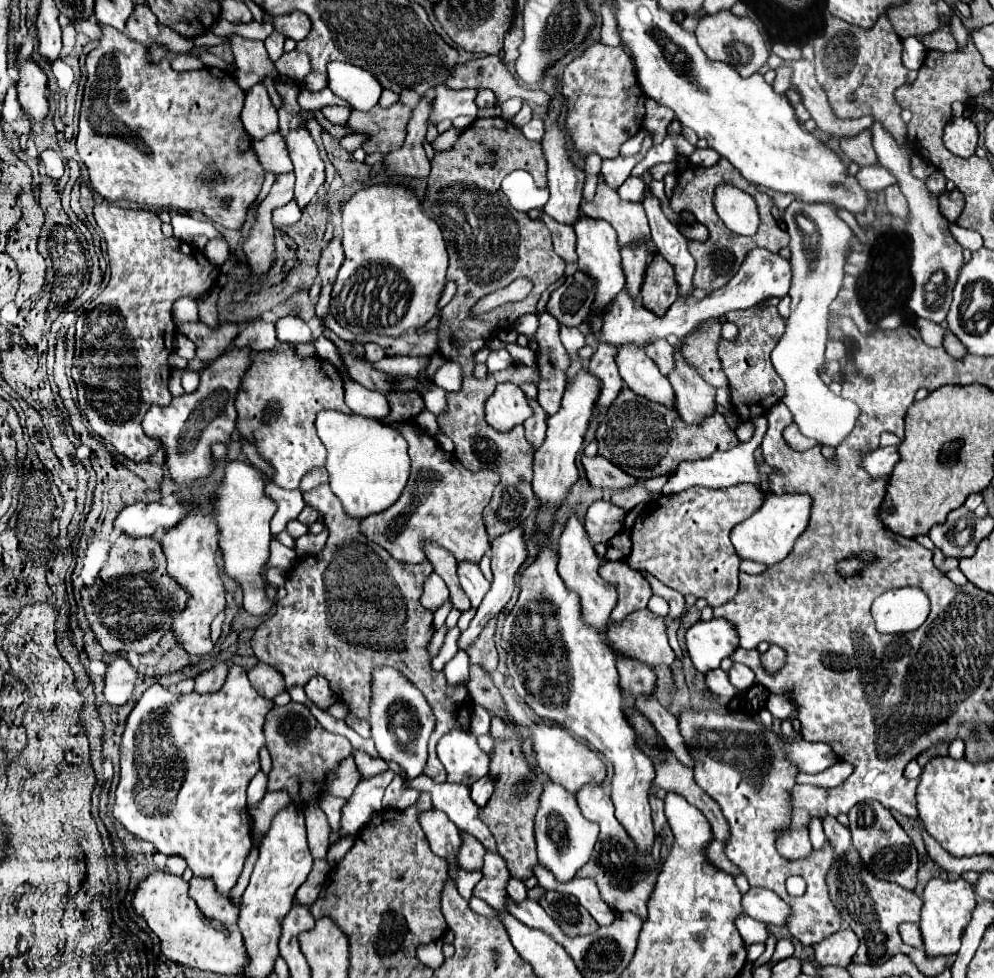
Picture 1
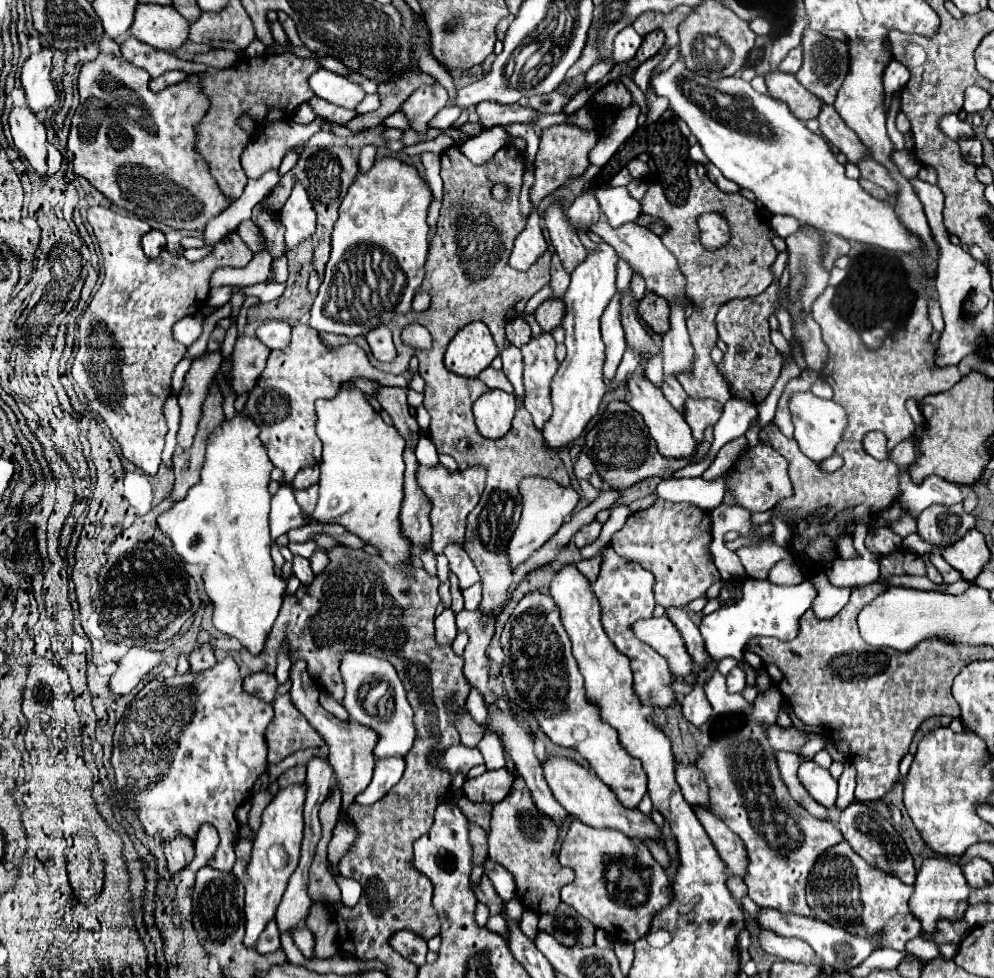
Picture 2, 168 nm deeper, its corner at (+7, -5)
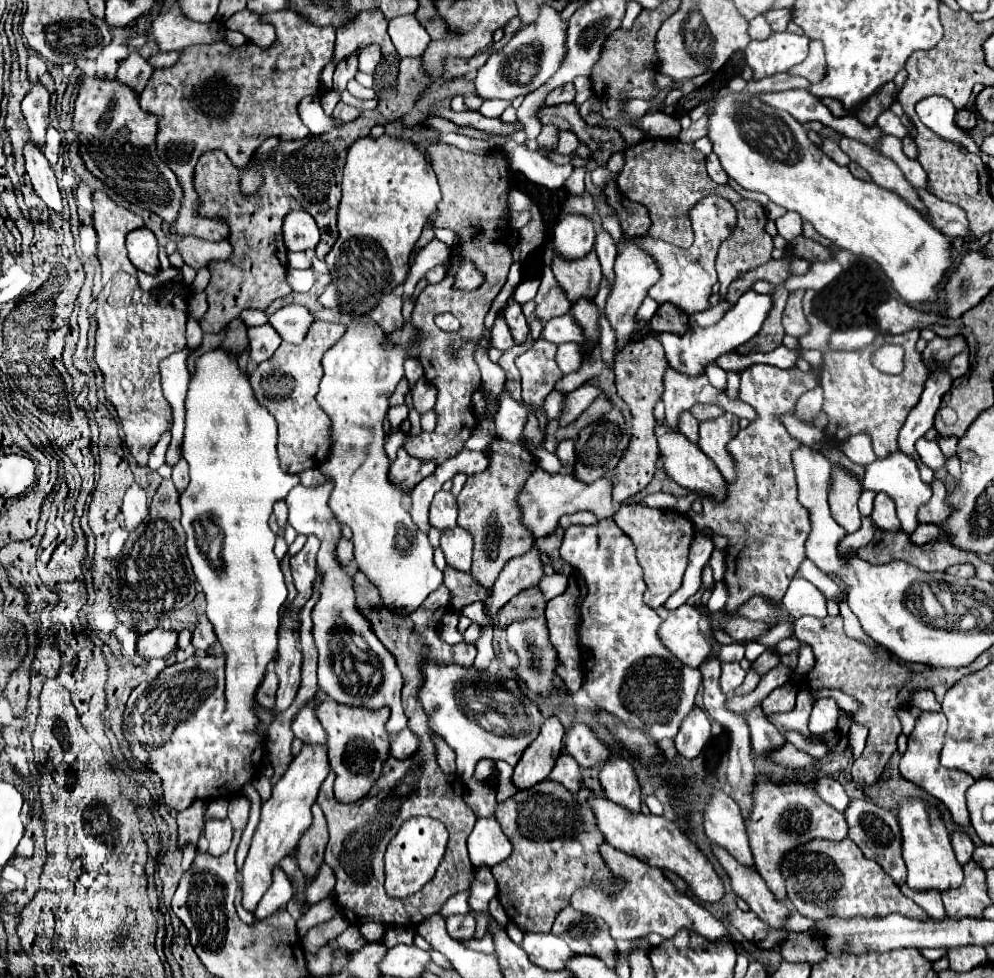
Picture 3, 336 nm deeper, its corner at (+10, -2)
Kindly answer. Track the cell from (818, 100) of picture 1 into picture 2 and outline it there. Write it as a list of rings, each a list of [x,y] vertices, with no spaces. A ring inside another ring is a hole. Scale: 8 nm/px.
[[[828,104],[822,106],[818,122],[820,122],[822,136],[830,144],[834,144],[848,158],[848,162],[858,164],[862,158],[870,156],[868,148],[862,146],[862,140],[858,140],[858,136],[854,136],[854,132],[850,128],[846,128],[844,120],[838,116],[838,112],[832,106],[828,106]]]

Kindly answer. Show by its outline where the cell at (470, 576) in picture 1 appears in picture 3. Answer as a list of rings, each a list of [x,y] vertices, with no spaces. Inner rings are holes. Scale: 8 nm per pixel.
[[[447,529],[441,533],[441,549],[445,553],[445,561],[463,573],[471,571],[471,551],[473,551],[473,537],[461,529]]]

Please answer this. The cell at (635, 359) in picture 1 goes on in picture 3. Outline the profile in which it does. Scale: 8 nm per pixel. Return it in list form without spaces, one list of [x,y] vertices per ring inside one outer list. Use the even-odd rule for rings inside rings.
[[[655,423],[655,437],[657,437],[657,445],[659,445],[659,459],[661,465],[665,469],[665,473],[679,485],[687,487],[687,489],[695,489],[701,491],[701,495],[715,495],[715,497],[723,497],[725,493],[725,481],[721,477],[721,473],[715,469],[713,461],[697,447],[697,443],[689,441],[679,429],[671,429],[669,425],[663,423]]]

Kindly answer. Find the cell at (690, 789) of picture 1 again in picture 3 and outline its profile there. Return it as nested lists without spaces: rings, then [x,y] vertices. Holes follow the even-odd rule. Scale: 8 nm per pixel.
[[[711,843],[713,855],[717,857],[717,861],[721,863],[721,867],[725,869],[733,891],[749,903],[751,911],[757,913],[765,923],[769,923],[775,929],[783,929],[783,919],[789,913],[787,907],[779,901],[775,901],[773,893],[767,889],[763,877],[757,873],[757,869],[753,865],[743,865],[739,861],[735,861],[735,857],[723,849],[717,843]]]

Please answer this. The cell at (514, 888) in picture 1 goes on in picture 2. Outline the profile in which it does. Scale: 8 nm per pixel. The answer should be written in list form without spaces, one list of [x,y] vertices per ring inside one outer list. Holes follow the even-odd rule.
[[[524,910],[522,914],[522,922],[520,922],[522,932],[526,932],[526,936],[530,936],[530,940],[534,940],[534,936],[538,936],[538,916],[530,910]]]

